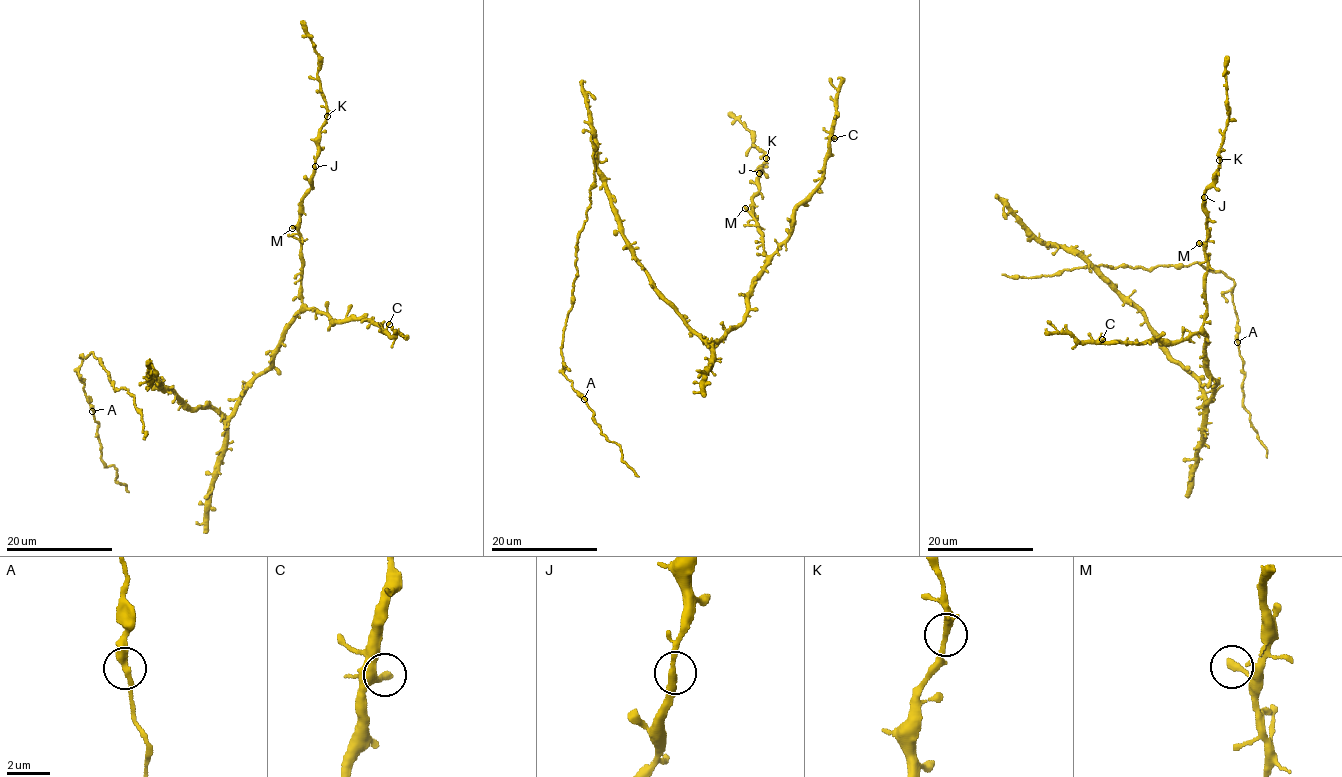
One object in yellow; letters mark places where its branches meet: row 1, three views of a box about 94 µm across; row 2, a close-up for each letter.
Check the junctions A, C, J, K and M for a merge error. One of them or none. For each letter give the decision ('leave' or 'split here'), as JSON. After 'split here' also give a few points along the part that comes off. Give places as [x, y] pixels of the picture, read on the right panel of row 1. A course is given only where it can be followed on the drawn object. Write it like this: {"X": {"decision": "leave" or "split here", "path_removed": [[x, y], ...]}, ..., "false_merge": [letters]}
{"A": {"decision": "leave"}, "C": {"decision": "leave"}, "J": {"decision": "leave"}, "K": {"decision": "leave"}, "M": {"decision": "leave"}, "false_merge": []}

